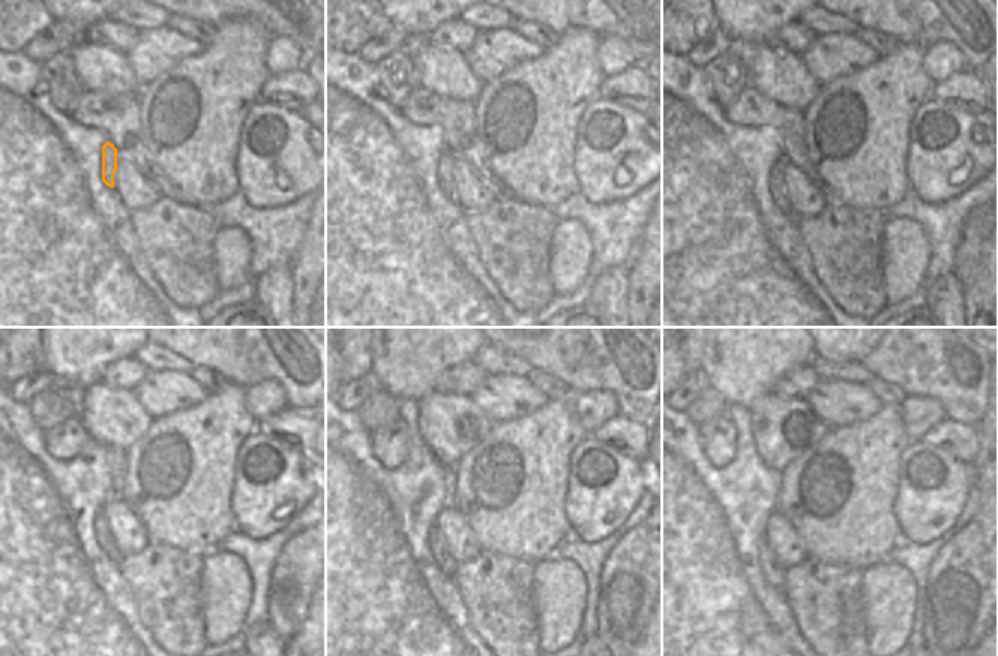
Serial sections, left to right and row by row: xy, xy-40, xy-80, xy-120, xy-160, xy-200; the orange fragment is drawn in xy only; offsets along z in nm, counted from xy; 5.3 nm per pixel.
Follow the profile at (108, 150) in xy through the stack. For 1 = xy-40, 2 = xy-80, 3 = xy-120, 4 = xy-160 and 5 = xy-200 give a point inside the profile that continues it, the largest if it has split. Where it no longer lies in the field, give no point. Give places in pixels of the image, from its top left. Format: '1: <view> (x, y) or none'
1: xy-40 (444, 171)
2: xy-80 (775, 182)
3: xy-120 (102, 536)
4: xy-160 (437, 547)
5: xy-200 (772, 571)

